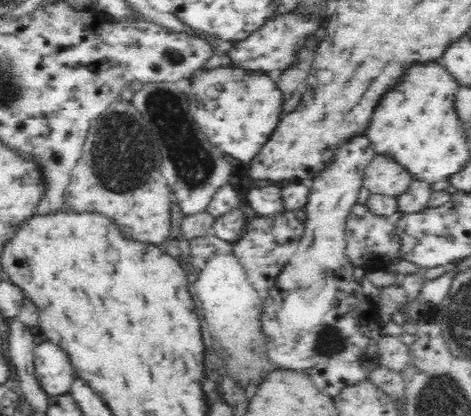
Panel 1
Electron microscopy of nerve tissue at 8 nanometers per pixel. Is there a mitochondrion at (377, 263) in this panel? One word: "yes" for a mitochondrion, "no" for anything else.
no

